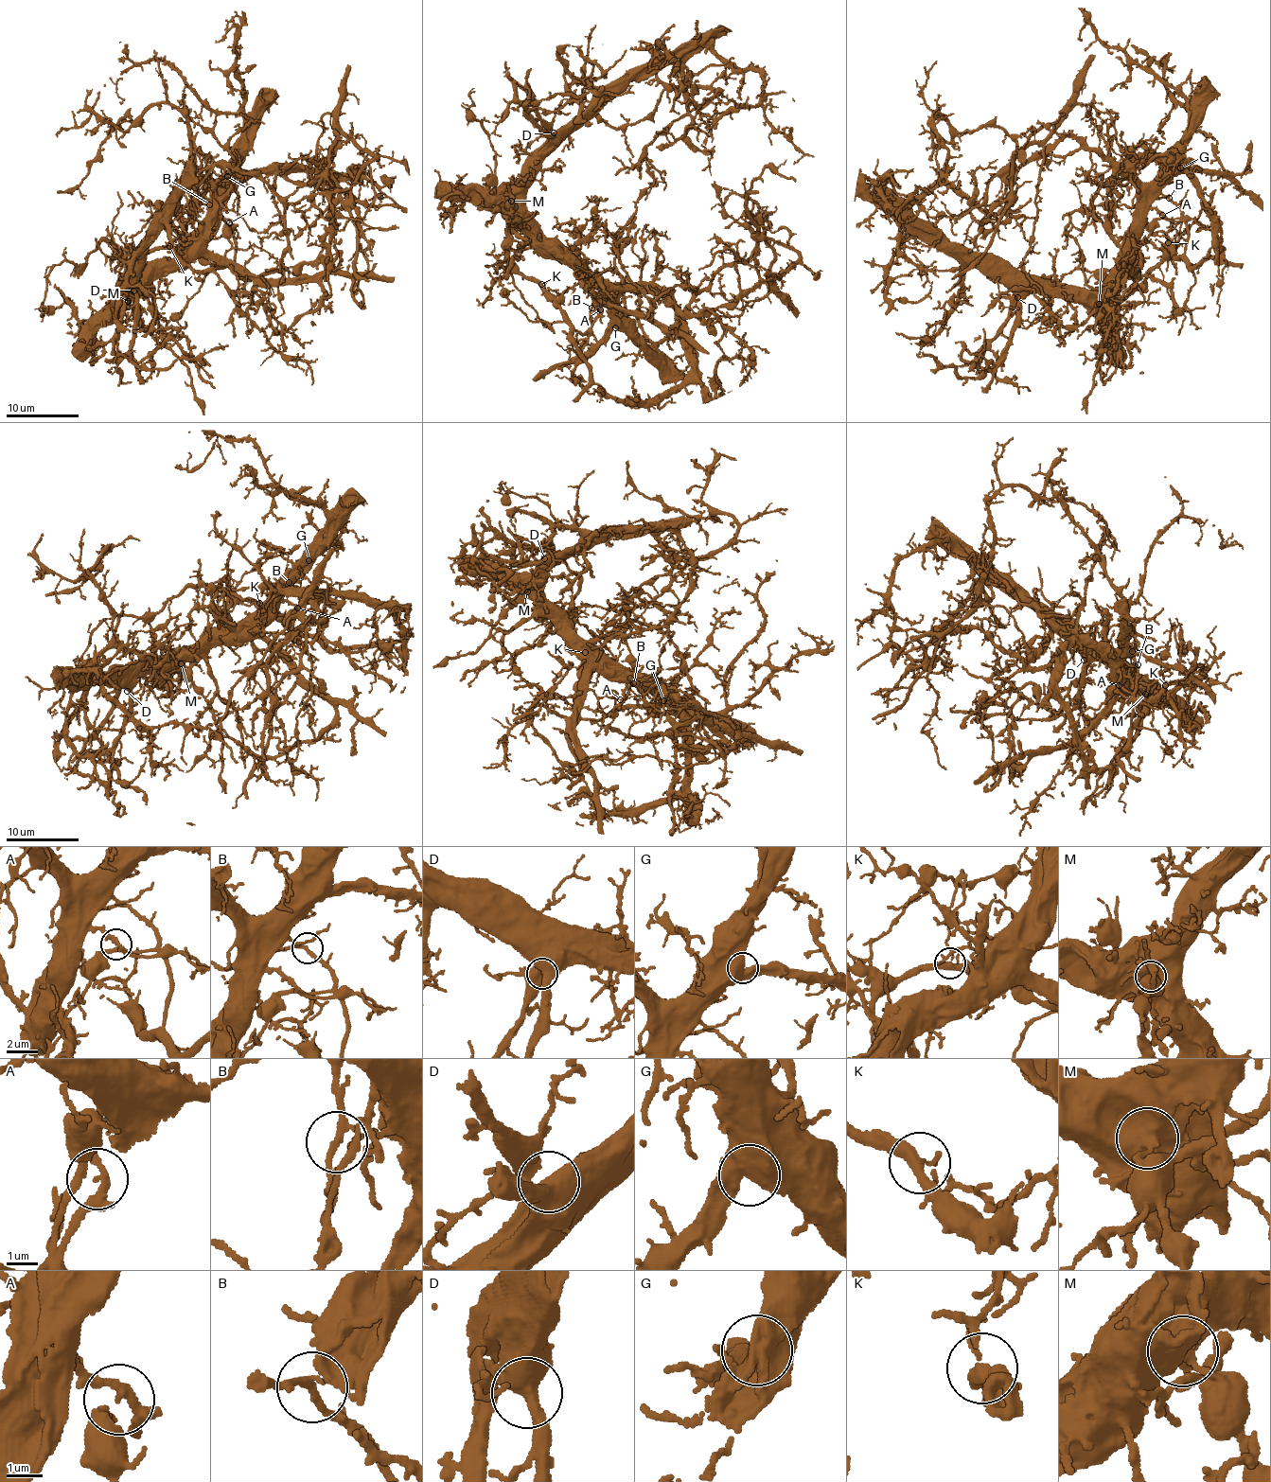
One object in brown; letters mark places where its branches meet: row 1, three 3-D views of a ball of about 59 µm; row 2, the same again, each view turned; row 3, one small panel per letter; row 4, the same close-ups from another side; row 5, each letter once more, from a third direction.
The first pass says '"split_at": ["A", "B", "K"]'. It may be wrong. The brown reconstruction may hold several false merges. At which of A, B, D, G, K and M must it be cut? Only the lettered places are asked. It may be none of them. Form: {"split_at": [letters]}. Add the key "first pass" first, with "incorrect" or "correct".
{"first pass": "incorrect", "split_at": ["B", "K", "M"]}

